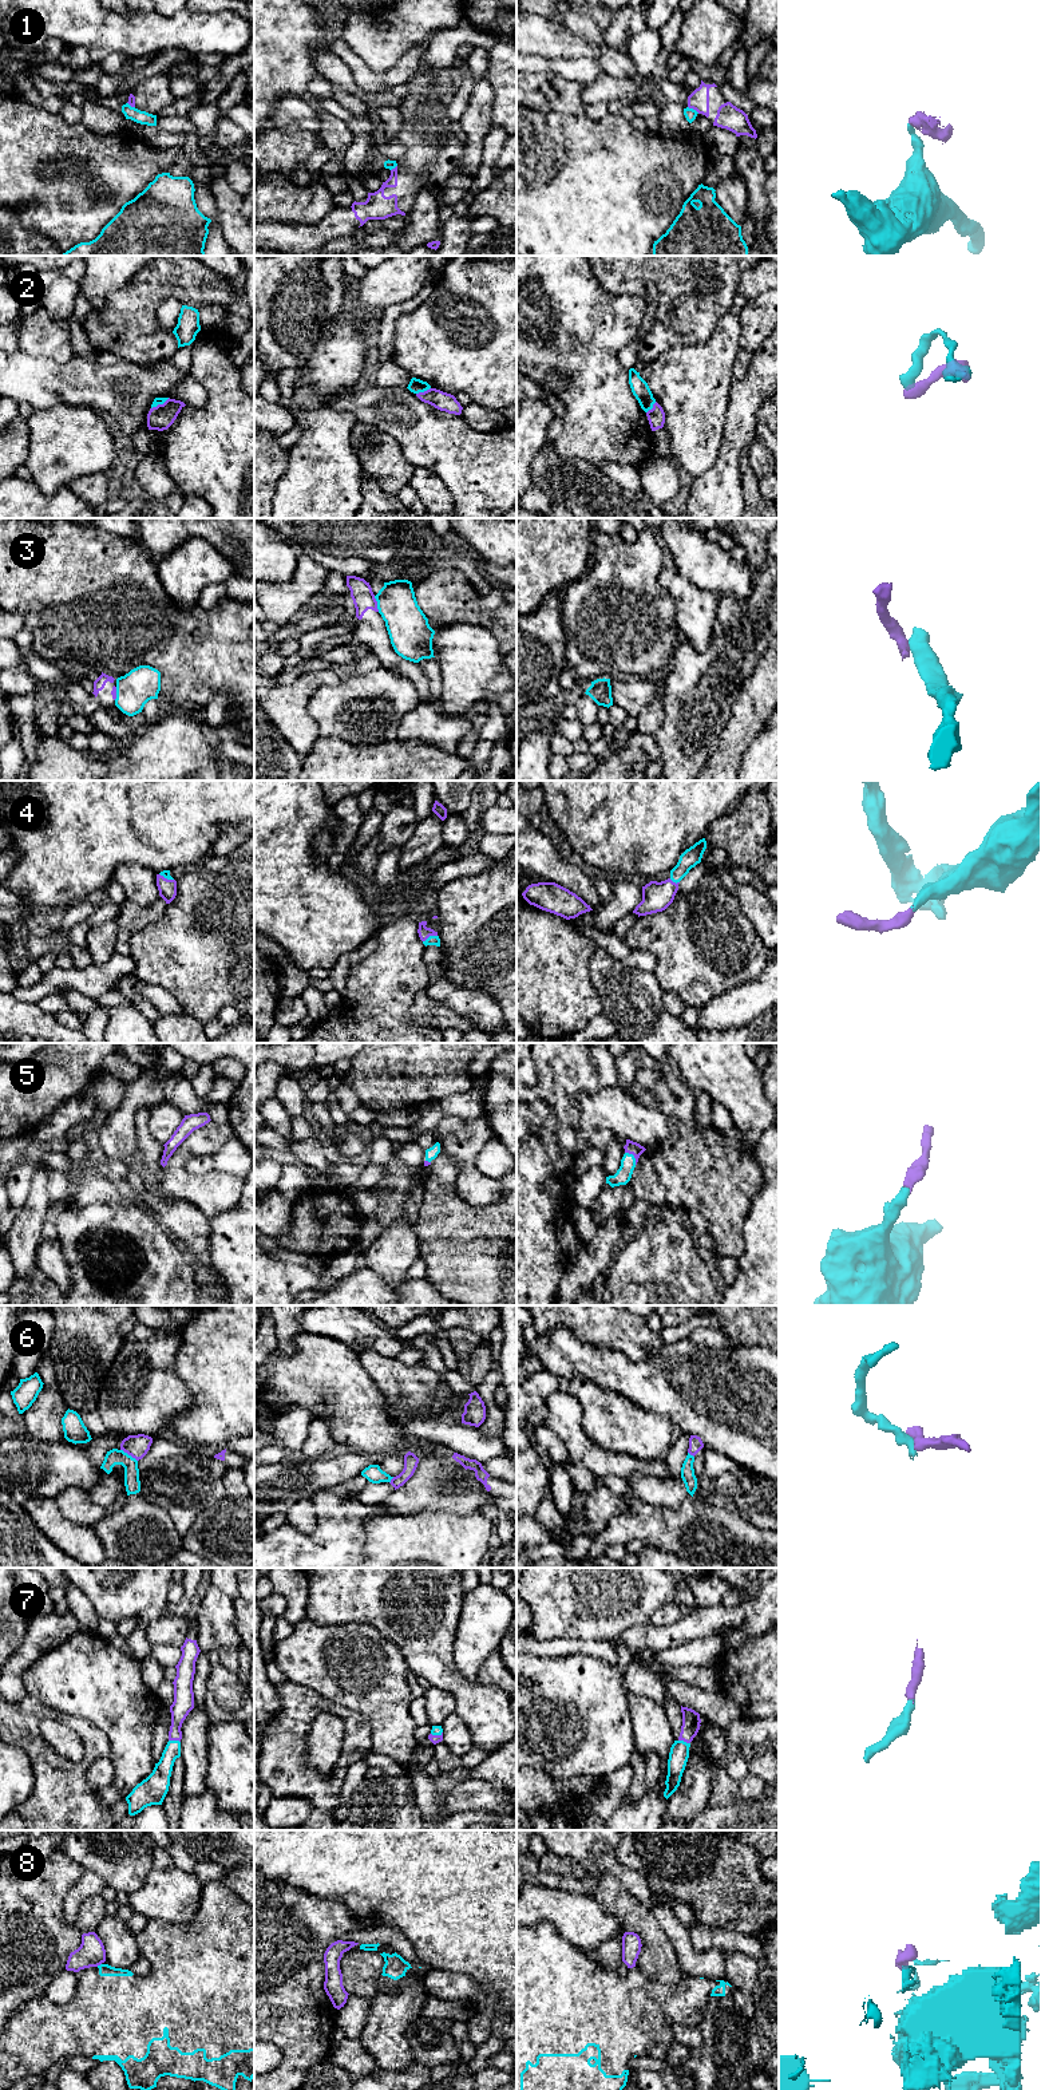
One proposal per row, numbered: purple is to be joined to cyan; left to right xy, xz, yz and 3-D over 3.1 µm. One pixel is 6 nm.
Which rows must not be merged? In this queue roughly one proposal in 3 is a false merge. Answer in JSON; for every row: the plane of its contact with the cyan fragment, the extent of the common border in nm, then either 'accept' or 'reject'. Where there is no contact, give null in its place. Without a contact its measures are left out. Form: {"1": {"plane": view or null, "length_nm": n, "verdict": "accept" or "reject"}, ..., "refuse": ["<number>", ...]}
{"1": {"plane": "yz", "length_nm": 80, "verdict": "reject"}, "2": {"plane": "xz", "length_nm": 100, "verdict": "reject"}, "3": {"plane": "xz", "length_nm": 100, "verdict": "reject"}, "4": {"plane": "xz", "length_nm": 100, "verdict": "accept"}, "5": {"plane": "yz", "length_nm": 100, "verdict": "accept"}, "6": {"plane": "xy", "length_nm": 130, "verdict": "reject"}, "7": {"plane": "xy", "length_nm": 70, "verdict": "accept"}, "8": {"plane": "xy", "length_nm": 40, "verdict": "reject"}, "refuse": ["1", "2", "3", "6", "8"]}

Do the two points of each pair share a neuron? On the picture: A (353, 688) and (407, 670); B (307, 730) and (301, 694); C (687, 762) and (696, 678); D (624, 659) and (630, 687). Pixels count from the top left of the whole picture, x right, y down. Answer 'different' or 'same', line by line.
A: different
B: same
C: same
D: different

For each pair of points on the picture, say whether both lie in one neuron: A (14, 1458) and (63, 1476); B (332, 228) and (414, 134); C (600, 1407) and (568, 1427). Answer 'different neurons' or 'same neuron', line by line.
A: same neuron
B: same neuron
C: different neurons

